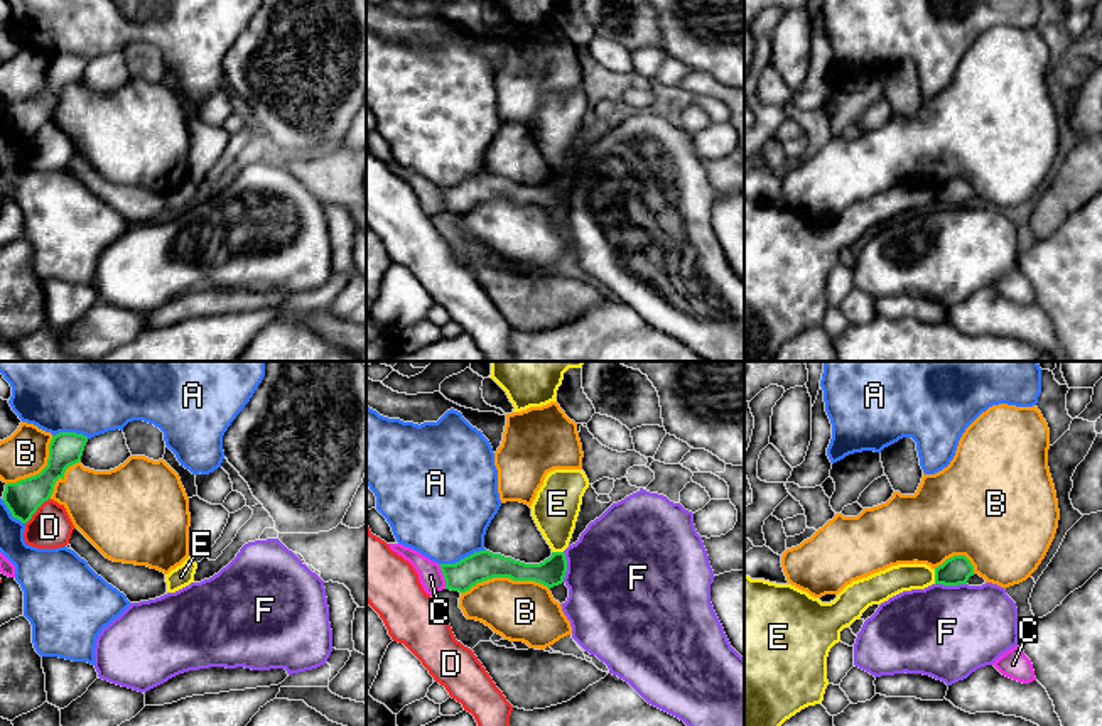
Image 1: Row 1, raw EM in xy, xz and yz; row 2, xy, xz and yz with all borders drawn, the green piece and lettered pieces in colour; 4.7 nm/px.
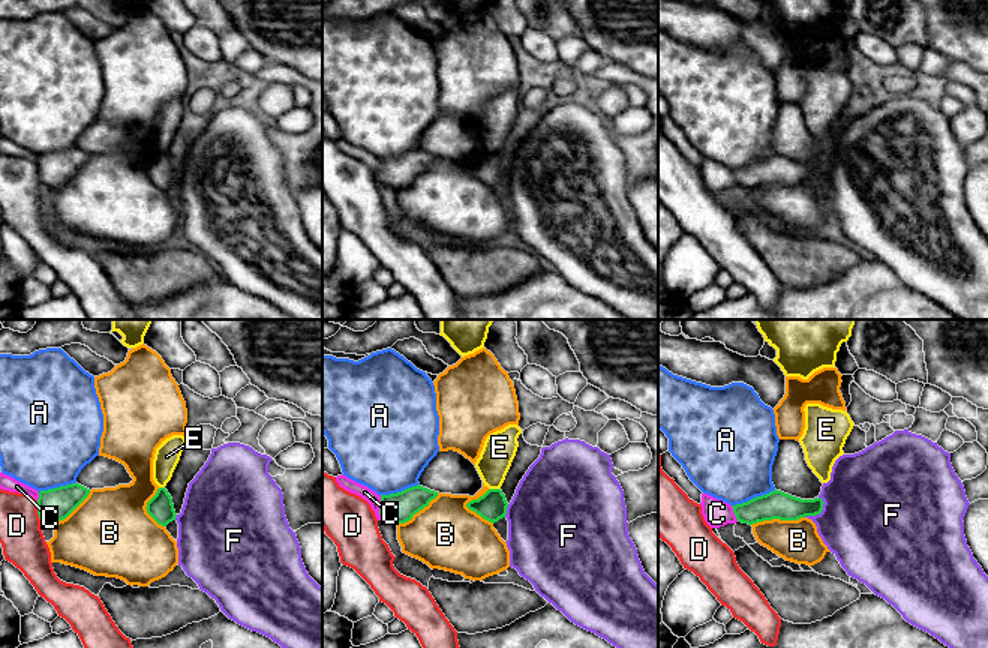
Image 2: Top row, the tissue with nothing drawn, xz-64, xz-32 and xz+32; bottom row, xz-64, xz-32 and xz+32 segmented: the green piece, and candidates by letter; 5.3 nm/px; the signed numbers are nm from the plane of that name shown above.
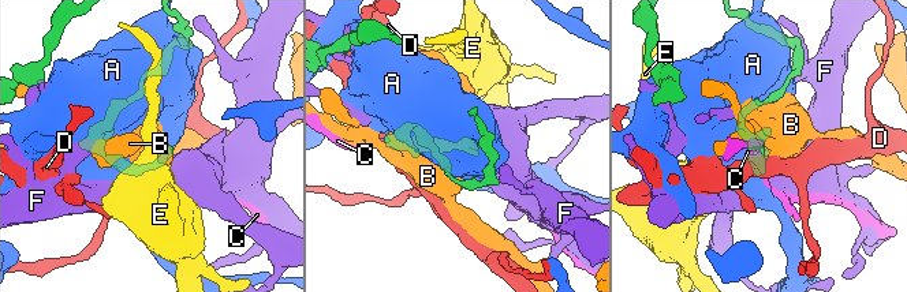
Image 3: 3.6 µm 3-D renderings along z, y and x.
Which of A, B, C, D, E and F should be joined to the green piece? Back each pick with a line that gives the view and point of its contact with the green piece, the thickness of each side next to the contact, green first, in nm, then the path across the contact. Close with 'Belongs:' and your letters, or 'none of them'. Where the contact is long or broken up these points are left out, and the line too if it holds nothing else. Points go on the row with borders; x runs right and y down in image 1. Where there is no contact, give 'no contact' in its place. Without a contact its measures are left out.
Belongs: none of them

